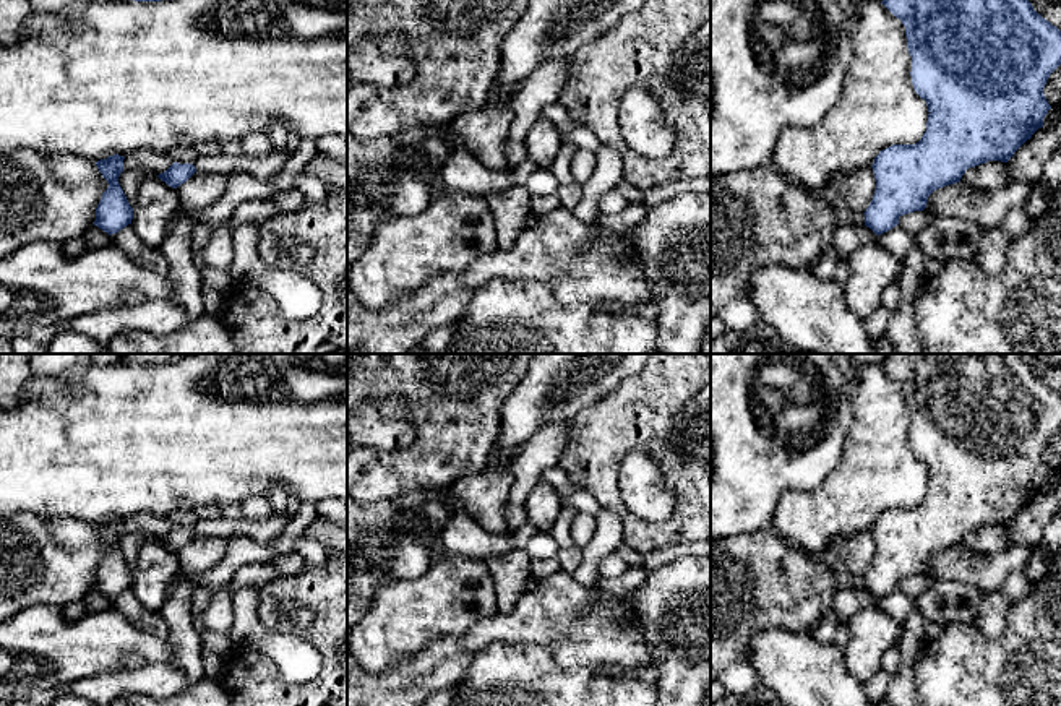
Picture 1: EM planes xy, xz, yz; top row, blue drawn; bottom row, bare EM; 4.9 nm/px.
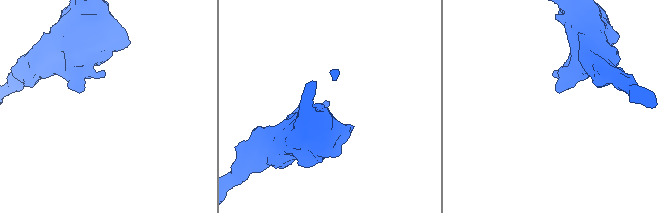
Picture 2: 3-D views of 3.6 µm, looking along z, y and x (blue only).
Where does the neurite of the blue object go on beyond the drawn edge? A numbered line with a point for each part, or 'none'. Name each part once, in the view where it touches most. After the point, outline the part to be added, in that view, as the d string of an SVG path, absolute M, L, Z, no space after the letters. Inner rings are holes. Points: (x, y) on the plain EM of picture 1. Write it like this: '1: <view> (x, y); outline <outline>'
none

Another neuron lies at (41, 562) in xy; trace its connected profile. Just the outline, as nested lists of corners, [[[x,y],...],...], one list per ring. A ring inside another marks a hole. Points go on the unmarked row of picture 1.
[[[29,513],[0,518],[0,625],[31,605],[81,602],[94,589],[107,550],[96,526],[84,521],[45,521]]]

